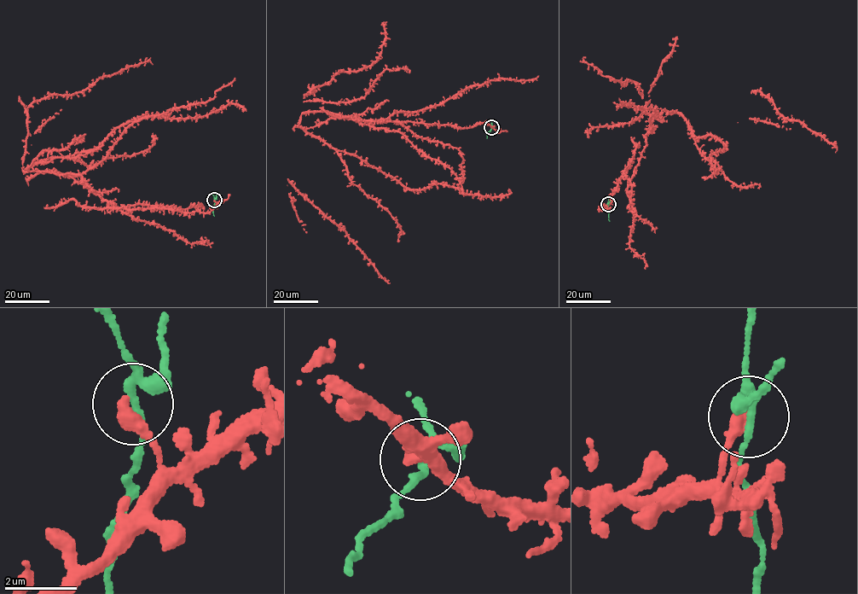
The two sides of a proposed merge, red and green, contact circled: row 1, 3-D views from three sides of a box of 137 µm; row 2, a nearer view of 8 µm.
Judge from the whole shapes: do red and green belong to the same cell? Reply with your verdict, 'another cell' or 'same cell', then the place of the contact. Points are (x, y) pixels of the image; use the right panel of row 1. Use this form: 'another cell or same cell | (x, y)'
another cell | (608, 204)

